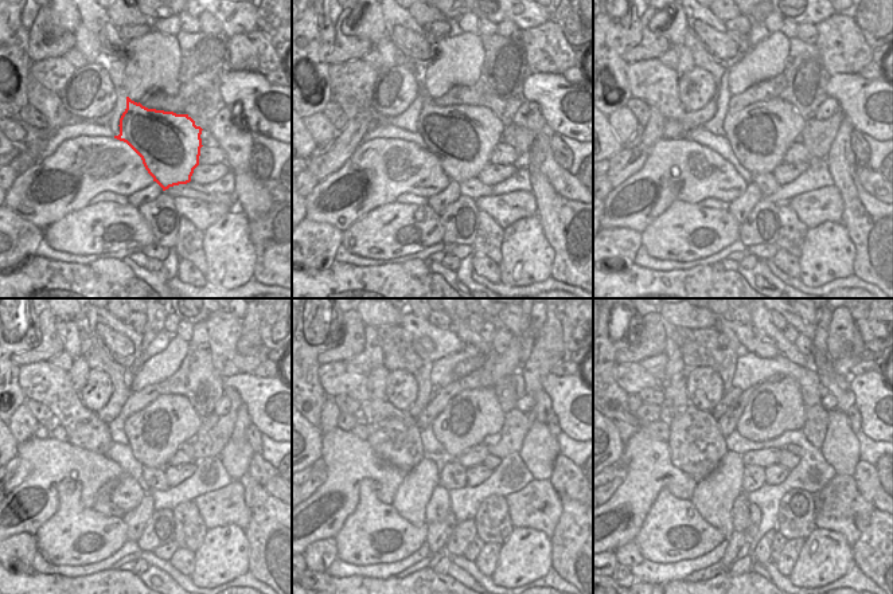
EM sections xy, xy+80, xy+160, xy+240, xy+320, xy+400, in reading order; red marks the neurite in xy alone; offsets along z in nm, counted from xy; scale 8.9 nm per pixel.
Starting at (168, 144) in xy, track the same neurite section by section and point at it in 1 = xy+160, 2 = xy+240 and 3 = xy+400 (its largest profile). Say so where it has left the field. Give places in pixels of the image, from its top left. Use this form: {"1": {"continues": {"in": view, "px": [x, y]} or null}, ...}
{"1": {"continues": {"in": "xy+160", "px": [760, 135]}}, "2": {"continues": {"in": "xy+240", "px": [155, 433]}}, "3": {"continues": {"in": "xy+400", "px": [772, 409]}}}

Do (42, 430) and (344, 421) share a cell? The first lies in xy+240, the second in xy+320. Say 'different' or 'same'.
same

